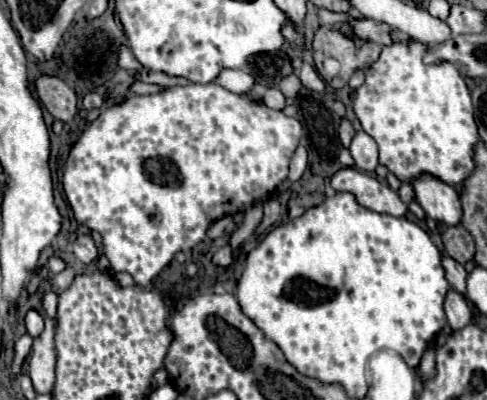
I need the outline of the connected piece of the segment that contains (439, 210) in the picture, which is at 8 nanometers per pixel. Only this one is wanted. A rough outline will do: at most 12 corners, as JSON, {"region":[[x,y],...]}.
{"region":[[434,177],[412,181],[416,201],[446,227],[460,223],[452,185]]}

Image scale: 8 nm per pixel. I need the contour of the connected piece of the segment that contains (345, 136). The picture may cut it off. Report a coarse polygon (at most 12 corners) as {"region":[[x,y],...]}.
{"region":[[350,121],[340,125],[340,143],[348,149],[354,139]]}

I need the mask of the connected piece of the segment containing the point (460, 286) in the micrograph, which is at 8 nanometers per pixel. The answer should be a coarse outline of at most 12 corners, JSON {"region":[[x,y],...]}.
{"region":[[444,257],[452,289],[466,295],[466,269],[450,257]]}

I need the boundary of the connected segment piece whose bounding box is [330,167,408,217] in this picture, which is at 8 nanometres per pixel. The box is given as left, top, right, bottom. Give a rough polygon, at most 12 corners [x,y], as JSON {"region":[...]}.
{"region":[[344,167],[330,185],[376,213],[406,217],[408,205],[378,179]]}

